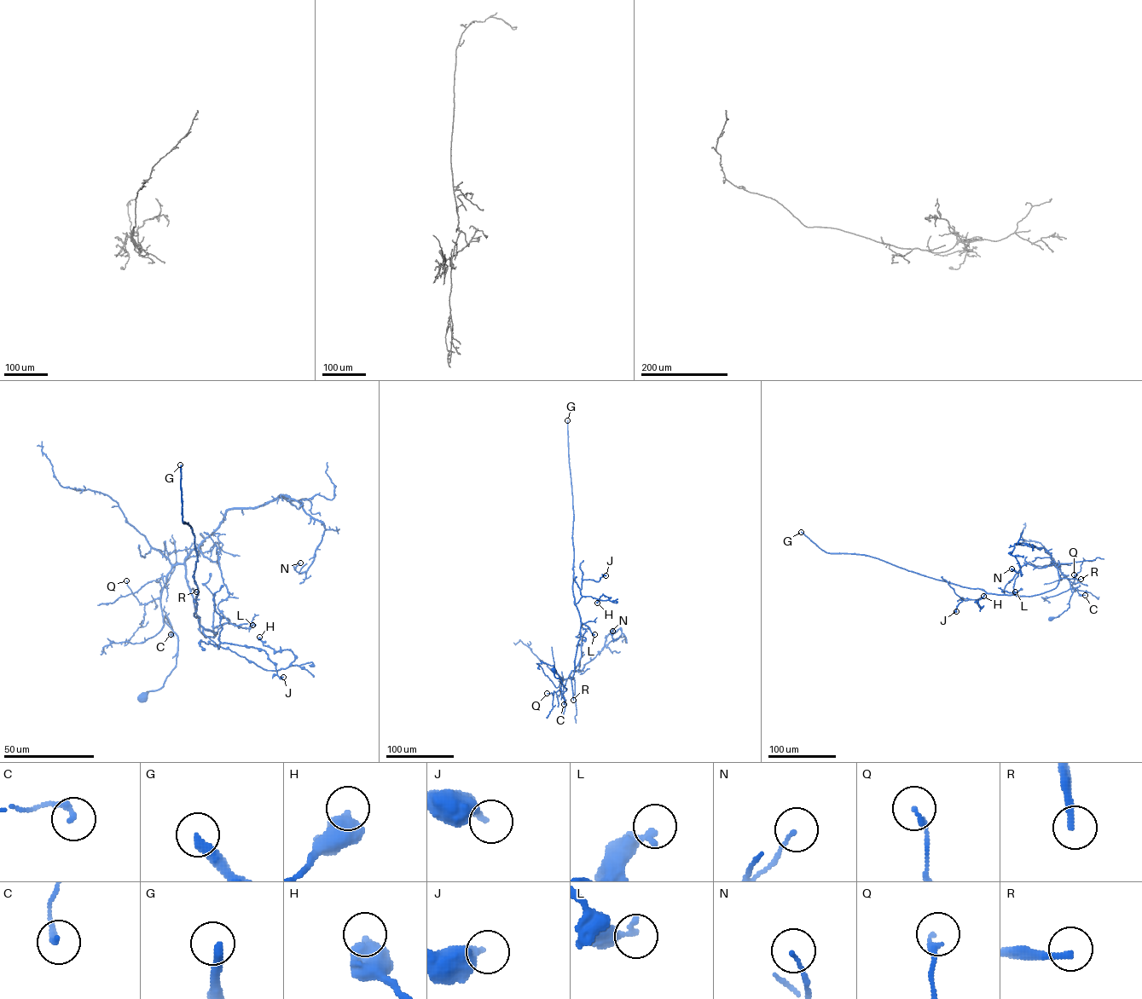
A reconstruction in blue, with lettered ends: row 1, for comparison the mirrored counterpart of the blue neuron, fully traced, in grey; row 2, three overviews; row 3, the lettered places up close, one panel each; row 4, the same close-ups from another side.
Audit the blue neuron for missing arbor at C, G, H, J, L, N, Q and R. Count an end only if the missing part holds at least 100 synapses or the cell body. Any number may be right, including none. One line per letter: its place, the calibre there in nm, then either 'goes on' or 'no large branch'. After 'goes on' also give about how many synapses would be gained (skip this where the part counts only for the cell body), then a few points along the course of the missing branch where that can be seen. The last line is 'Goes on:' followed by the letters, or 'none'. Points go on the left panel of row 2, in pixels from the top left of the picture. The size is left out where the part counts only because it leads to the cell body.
C: at (171, 634); 190 nm thick; no large branch
G: at (180, 464); 320 nm thick; goes on; about 550 synapses
H: at (259, 637); 650 nm thick; no large branch
J: at (283, 677); 360 nm thick; no large branch
L: at (252, 625); 320 nm thick; no large branch
N: at (300, 563); 100 nm thick; no large branch
Q: at (126, 580); 200 nm thick; no large branch
R: at (196, 591); 240 nm thick; goes on; about 200 synapses
Goes on: G, R

